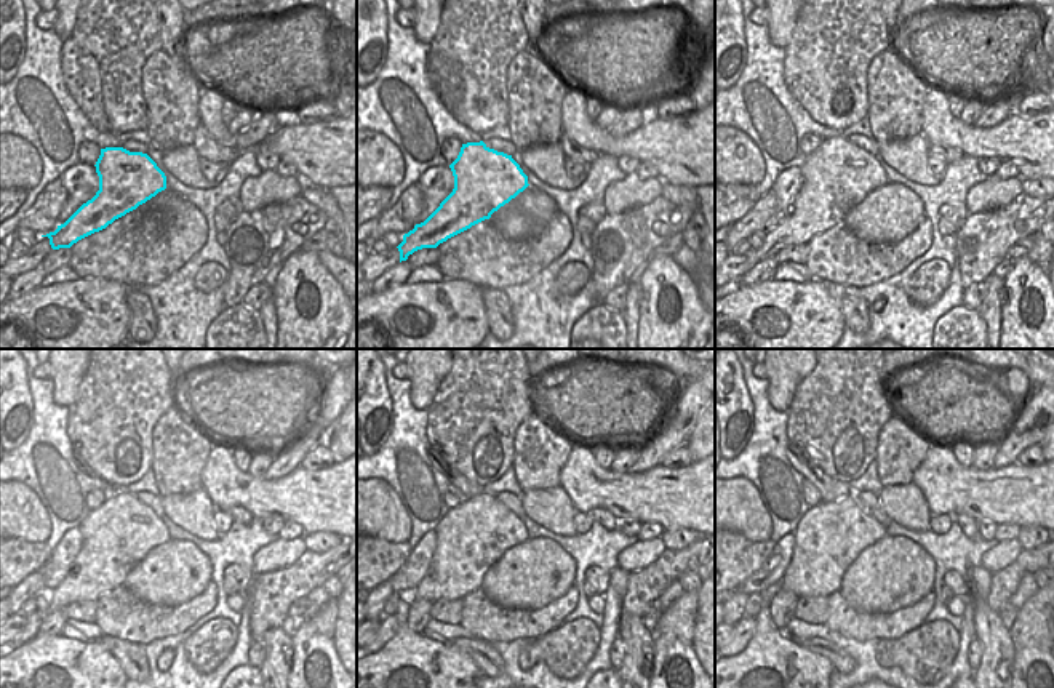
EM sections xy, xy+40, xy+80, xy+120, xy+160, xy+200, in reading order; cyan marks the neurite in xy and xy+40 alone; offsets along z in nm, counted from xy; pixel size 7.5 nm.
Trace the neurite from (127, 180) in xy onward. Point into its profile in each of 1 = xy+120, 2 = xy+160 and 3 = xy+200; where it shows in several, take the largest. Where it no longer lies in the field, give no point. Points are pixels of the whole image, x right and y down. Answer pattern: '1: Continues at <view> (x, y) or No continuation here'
1: Continues at xy+120 (115, 536)
2: Continues at xy+160 (472, 536)
3: Continues at xy+200 (829, 538).

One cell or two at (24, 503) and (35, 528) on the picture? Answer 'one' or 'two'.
one

